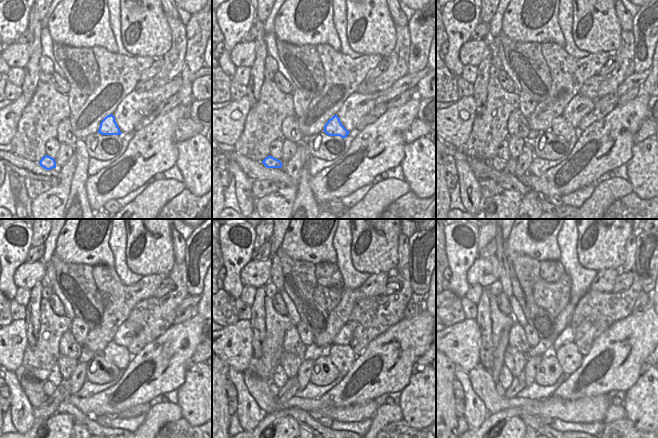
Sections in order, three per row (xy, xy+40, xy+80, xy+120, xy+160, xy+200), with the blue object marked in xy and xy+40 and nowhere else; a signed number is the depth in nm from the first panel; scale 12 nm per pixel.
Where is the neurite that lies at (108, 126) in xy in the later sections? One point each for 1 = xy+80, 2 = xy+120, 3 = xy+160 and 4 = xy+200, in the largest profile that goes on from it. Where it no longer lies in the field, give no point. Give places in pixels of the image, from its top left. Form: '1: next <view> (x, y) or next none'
1: next xy+80 (560, 127)
2: next xy+120 (118, 355)
3: next xy+160 (343, 357)
4: next xy+200 (569, 356)

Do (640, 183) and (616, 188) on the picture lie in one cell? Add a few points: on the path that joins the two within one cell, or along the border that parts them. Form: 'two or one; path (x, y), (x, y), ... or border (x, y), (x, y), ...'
two; border (628, 179), (633, 191)

